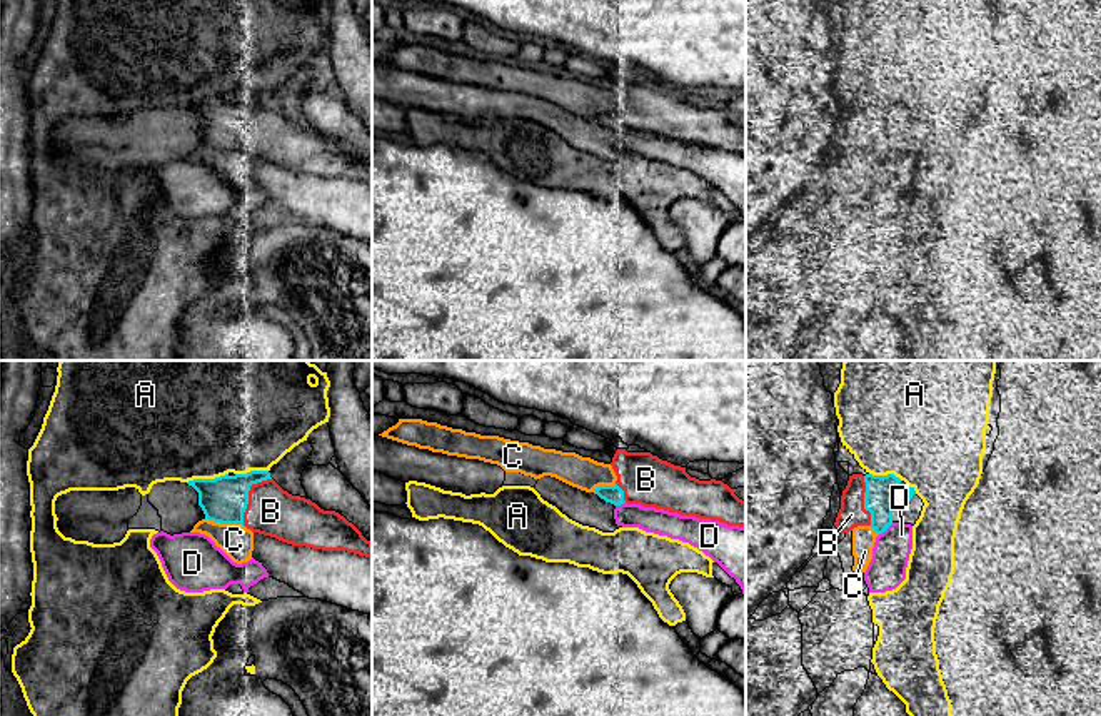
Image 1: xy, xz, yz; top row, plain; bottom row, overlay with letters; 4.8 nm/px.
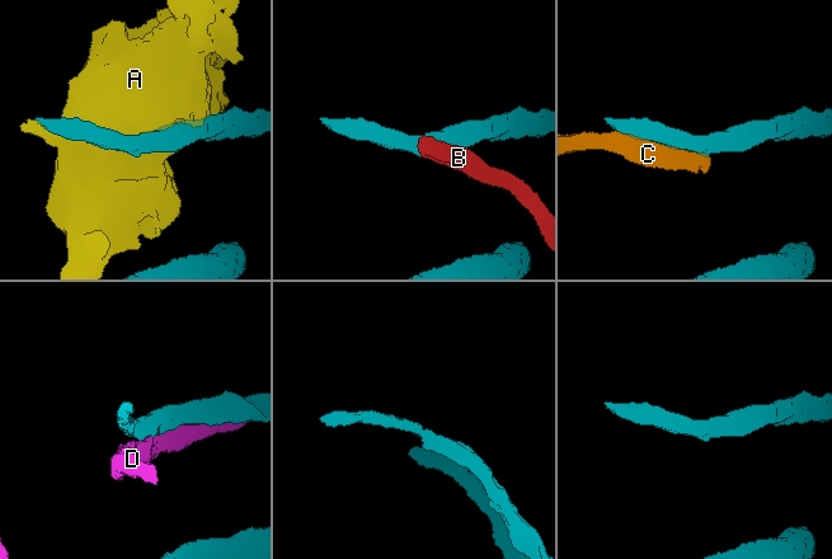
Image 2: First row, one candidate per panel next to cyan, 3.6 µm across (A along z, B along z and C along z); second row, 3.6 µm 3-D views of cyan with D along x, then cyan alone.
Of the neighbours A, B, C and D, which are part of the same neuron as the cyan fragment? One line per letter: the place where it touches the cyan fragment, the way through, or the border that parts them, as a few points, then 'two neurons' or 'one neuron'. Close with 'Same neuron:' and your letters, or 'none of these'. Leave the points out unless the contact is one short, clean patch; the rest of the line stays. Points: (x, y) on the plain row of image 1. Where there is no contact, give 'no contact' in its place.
A: meets cyan in xy at (207, 105); two neurons
B: meets cyan in xy at (247, 122); one neuron
C: meets cyan in xy at (224, 149); two neurons
D: meets cyan in yz at (884, 156); two neurons
Same neuron: B

